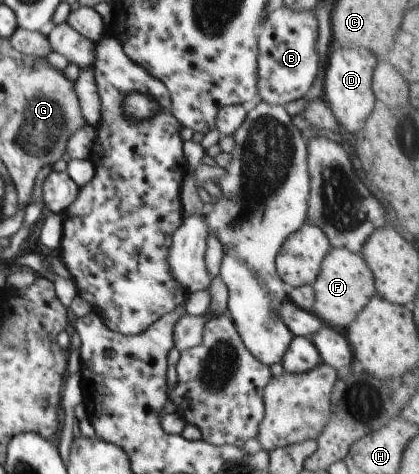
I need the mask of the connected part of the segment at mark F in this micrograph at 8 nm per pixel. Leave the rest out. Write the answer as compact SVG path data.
M331 248L322 261L319 275L313 283L316 295L314 314L325 325L348 328L359 312L376 295L374 275L361 253L345 248Z

